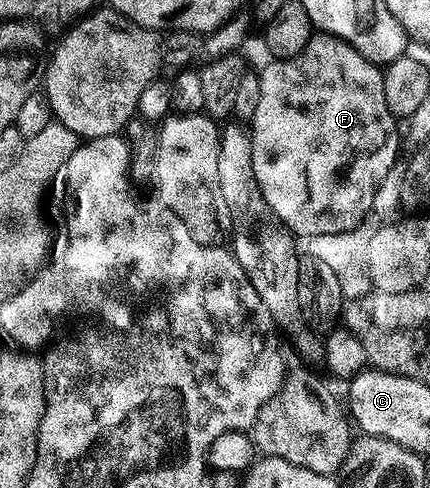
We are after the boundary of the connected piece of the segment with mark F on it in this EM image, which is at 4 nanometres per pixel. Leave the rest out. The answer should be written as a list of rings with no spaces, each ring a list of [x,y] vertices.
[[[316,32],[309,43],[297,55],[284,61],[268,60],[264,69],[258,70],[261,79],[261,96],[257,102],[257,111],[251,116],[249,132],[253,147],[253,175],[257,175],[257,183],[261,187],[261,195],[265,195],[265,203],[285,223],[285,227],[295,234],[296,238],[306,239],[313,235],[337,235],[356,229],[362,221],[368,220],[371,208],[375,205],[375,196],[378,195],[378,185],[391,173],[395,160],[399,157],[399,129],[397,118],[389,111],[389,103],[385,103],[385,83],[383,69],[369,59],[365,59],[349,43],[327,33]]]

